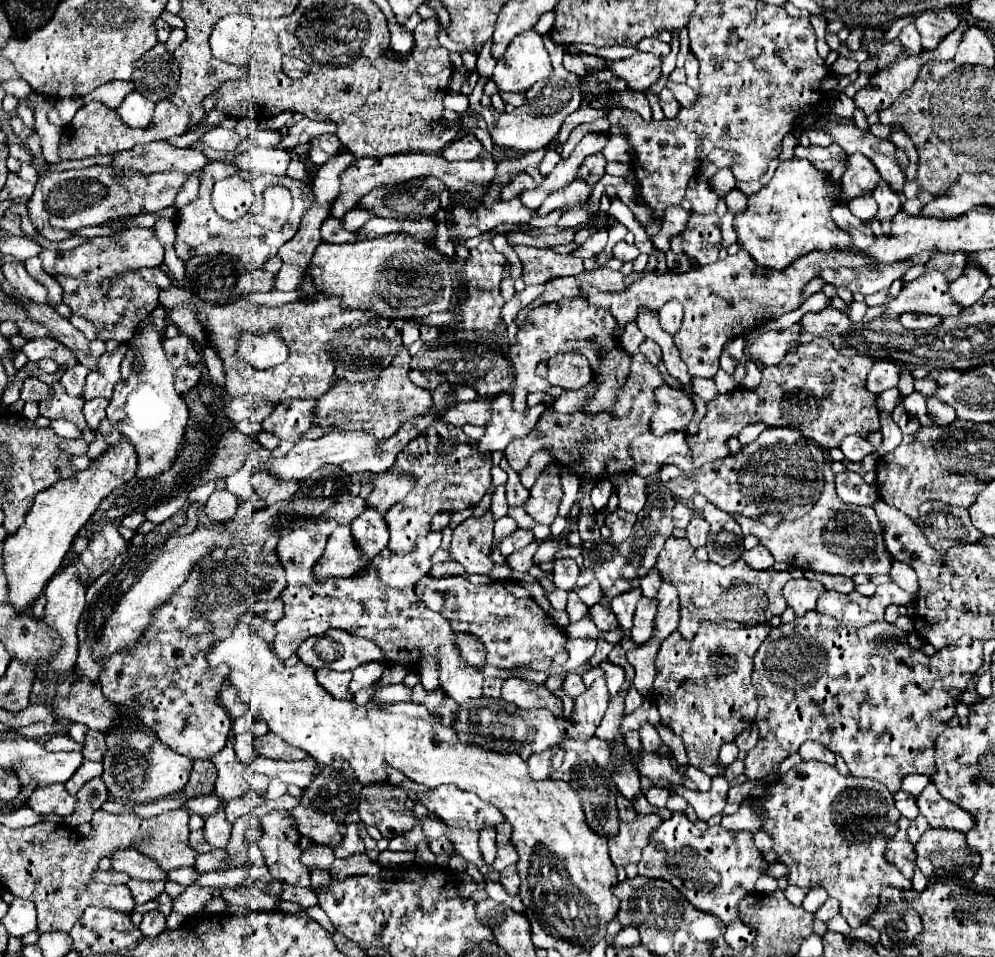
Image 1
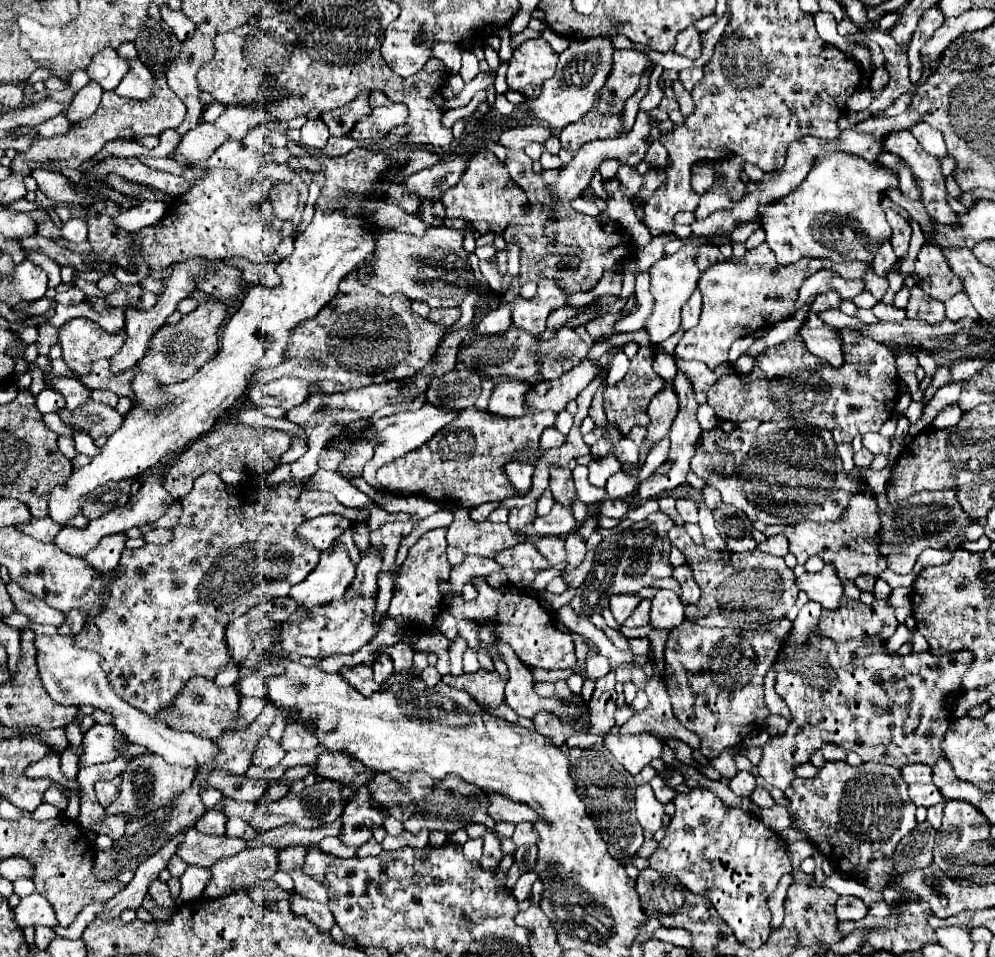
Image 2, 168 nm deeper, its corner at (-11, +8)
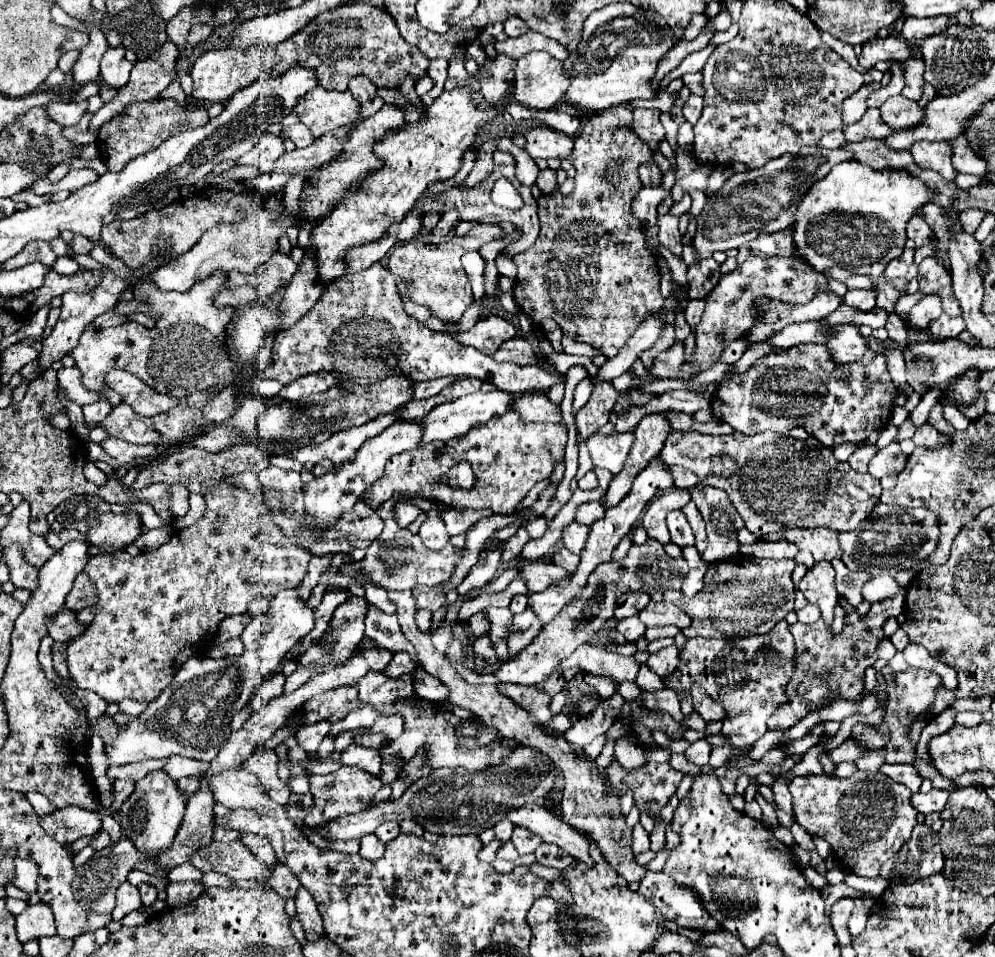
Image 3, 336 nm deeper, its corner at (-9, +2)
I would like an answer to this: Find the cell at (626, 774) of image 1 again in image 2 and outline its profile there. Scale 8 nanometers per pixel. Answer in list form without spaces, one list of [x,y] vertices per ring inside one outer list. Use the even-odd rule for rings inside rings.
[[[643,783],[635,791],[635,801],[637,801],[637,819],[643,829],[647,831],[657,831],[663,825],[663,815],[665,815],[665,805],[657,801],[653,795],[653,789],[649,783]]]

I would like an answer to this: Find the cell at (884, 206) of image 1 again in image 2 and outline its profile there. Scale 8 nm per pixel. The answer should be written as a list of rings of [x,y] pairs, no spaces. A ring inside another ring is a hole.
[[[887,209],[885,213],[887,213],[887,221],[889,221],[891,229],[893,229],[893,233],[891,233],[891,245],[893,245],[893,249],[895,249],[895,255],[901,259],[901,257],[905,257],[905,253],[907,253],[907,249],[909,249],[911,227],[909,227],[909,223],[899,215],[897,209]]]

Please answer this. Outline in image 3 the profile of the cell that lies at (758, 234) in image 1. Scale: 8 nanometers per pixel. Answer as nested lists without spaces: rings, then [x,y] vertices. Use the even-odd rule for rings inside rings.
[[[843,161],[803,195],[795,211],[797,255],[817,271],[837,265],[857,275],[879,277],[891,259],[901,257],[907,241],[905,225],[917,209],[931,201],[933,193],[905,169],[875,171],[859,161]]]

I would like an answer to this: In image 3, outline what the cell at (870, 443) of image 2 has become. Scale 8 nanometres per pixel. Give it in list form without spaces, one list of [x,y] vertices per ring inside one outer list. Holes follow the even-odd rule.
[[[891,443],[871,459],[869,473],[877,479],[885,475],[899,475],[905,469],[905,463],[907,463],[907,457],[901,453],[899,443]]]

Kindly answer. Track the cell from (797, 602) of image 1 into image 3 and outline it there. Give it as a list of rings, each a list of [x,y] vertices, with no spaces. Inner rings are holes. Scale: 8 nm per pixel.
[[[827,561],[815,563],[801,579],[799,591],[807,597],[809,603],[813,603],[821,609],[823,621],[827,625],[831,625],[833,609],[839,603],[839,597],[835,591],[835,571],[833,571],[831,563],[827,563]]]

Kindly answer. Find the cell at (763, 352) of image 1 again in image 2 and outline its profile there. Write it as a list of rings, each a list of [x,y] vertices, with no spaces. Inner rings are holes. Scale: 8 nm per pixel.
[[[809,311],[809,319],[799,329],[799,339],[815,357],[825,359],[833,367],[839,367],[843,363],[841,339],[837,335],[837,329],[825,325],[817,313]]]

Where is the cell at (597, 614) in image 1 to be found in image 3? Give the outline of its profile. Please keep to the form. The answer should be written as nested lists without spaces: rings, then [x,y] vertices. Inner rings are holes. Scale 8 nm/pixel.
[[[631,591],[623,594],[617,601],[615,617],[625,619],[631,615],[637,615],[649,601],[651,601],[651,595],[645,591]]]

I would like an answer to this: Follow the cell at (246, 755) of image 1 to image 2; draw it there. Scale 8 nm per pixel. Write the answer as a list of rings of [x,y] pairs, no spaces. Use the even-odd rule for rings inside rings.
[[[263,735],[255,747],[253,765],[261,767],[261,769],[271,769],[271,767],[279,765],[279,761],[283,757],[285,757],[285,751],[281,749],[281,745],[277,741],[273,741],[269,735]]]

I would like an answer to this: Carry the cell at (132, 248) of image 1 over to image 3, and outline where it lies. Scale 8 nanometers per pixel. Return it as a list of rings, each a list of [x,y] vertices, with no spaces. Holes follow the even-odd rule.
[[[31,241],[29,245],[25,245],[25,249],[21,253],[17,253],[17,257],[9,259],[3,263],[3,269],[5,271],[11,271],[11,269],[17,269],[17,267],[23,267],[31,261],[41,261],[43,265],[47,267],[53,267],[57,255],[53,253],[51,245],[45,243],[45,241]]]

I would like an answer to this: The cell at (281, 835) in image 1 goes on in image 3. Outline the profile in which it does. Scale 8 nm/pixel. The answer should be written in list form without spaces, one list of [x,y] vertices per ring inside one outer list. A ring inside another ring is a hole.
[[[301,889],[297,893],[297,899],[295,899],[295,907],[297,907],[297,917],[305,929],[305,935],[309,941],[317,941],[325,935],[325,929],[321,925],[321,915],[317,911],[317,903],[313,901],[311,893]]]

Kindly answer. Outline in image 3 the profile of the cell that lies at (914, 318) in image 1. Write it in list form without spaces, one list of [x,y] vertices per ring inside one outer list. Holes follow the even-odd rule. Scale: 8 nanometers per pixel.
[[[925,295],[909,313],[909,327],[925,329],[929,321],[941,315],[941,299],[937,295]]]

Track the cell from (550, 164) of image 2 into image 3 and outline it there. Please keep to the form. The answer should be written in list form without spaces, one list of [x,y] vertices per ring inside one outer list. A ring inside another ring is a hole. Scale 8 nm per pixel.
[[[543,169],[537,177],[537,187],[543,195],[557,193],[557,173],[553,169]]]

